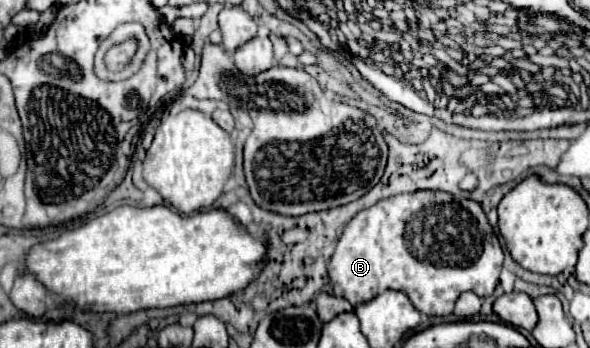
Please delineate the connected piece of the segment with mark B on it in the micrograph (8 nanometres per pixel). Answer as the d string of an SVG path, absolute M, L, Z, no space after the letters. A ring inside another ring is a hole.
M415 191L415 193L401 193L401 195L393 195L387 199L381 199L377 205L361 211L357 217L353 217L347 225L345 231L337 243L335 253L329 259L327 271L329 271L329 279L333 285L333 293L335 297L343 297L347 299L351 305L357 305L361 301L369 301L375 295L387 291L387 289L395 289L395 291L403 291L409 301L413 303L413 307L425 315L449 315L455 307L455 301L461 293L465 291L473 291L479 297L489 297L493 295L497 283L499 283L499 273L501 273L501 265L503 265L503 249L499 245L499 239L495 237L481 205L473 199L465 199L465 197L455 197L443 191ZM407 227L465 227L465 261L463 261L463 247L451 243L443 243L447 245L443 251L447 251L447 257L455 257L455 267L443 267L443 265L431 265L425 261L417 261L411 255L409 249L409 237L407 237Z

